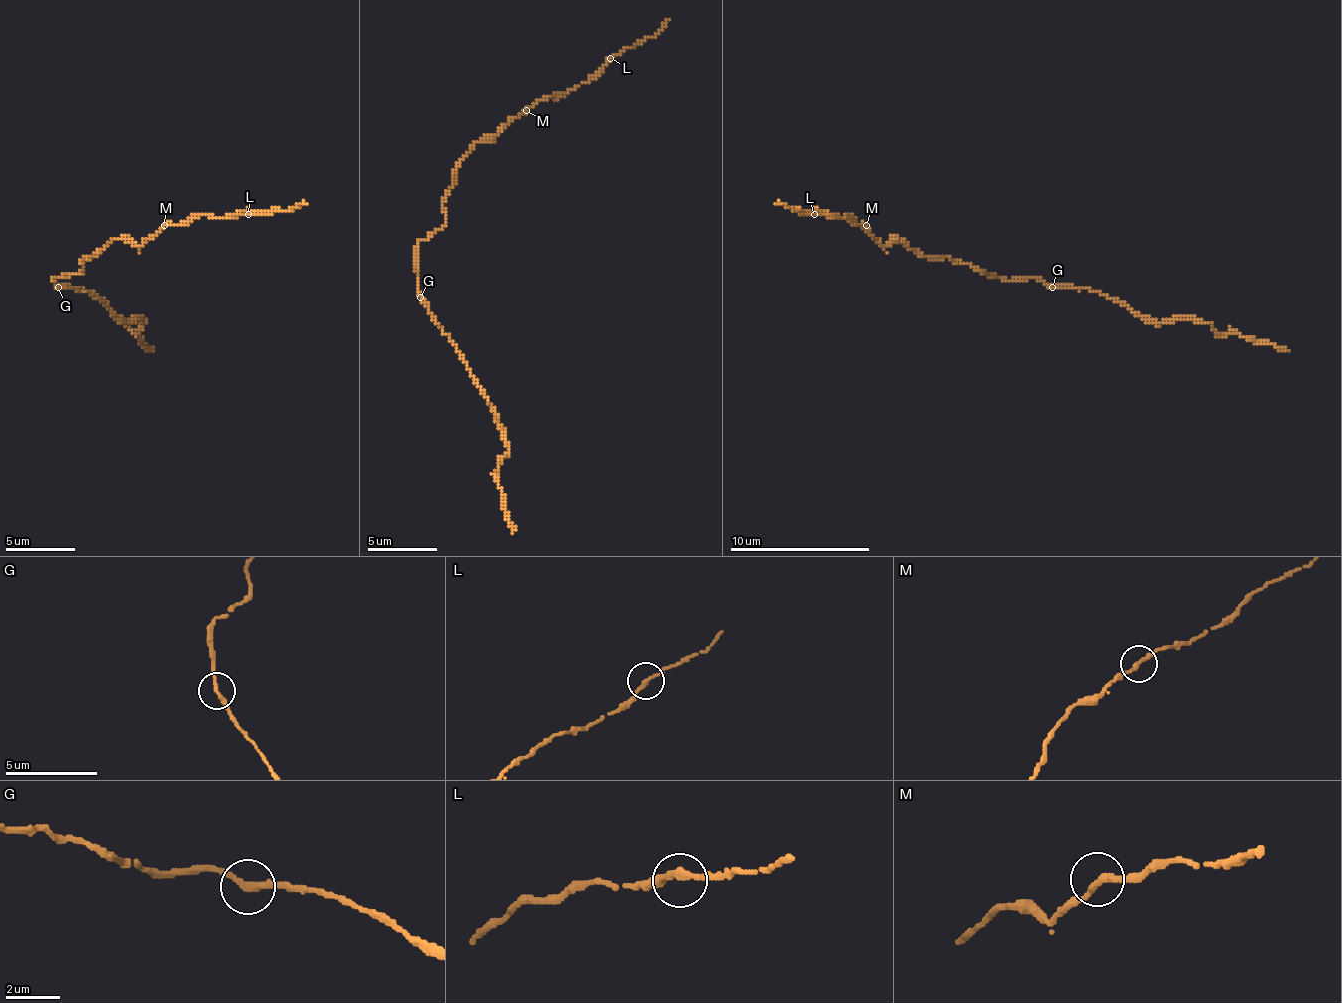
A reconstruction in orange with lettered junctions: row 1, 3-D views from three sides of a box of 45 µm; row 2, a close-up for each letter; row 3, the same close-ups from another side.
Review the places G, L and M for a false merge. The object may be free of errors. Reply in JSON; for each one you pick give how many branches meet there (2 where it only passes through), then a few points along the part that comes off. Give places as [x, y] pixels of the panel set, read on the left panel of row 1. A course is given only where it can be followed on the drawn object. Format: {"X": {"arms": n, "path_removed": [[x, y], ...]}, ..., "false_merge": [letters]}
{"false_merge": []}

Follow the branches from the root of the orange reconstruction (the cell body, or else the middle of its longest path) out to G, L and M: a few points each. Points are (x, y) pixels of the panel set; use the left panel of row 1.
G: (69, 274), (55, 277), (59, 288)
L: (69, 274), (115, 239), (143, 246), (167, 225), (202, 214), (248, 214)
M: (69, 274), (76, 274), (87, 256), (104, 249), (115, 239), (132, 239), (143, 246), (164, 225)

